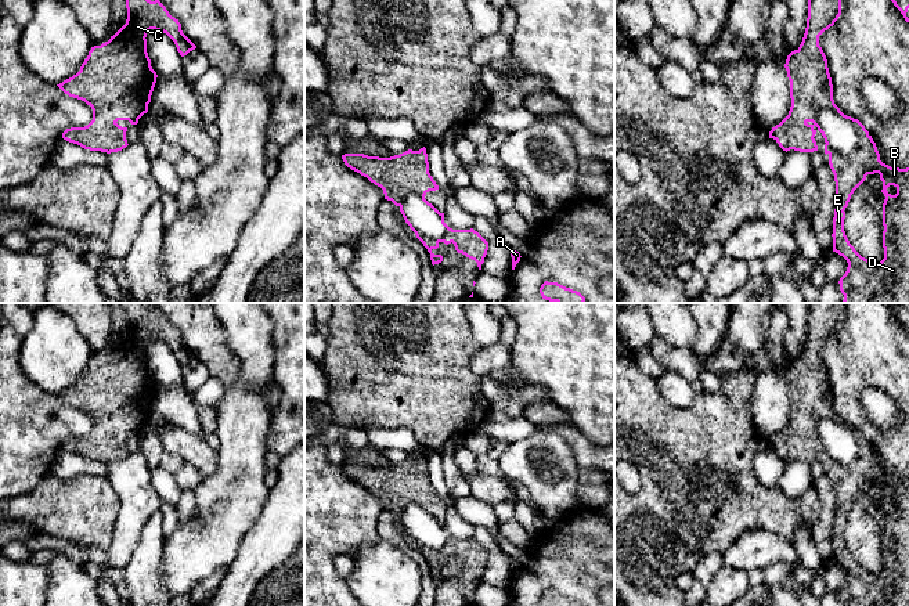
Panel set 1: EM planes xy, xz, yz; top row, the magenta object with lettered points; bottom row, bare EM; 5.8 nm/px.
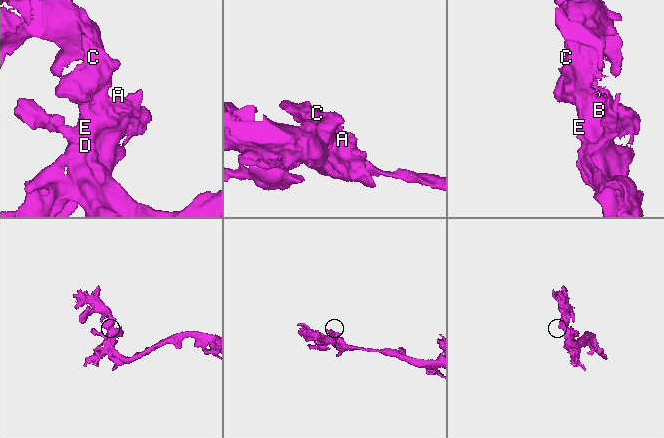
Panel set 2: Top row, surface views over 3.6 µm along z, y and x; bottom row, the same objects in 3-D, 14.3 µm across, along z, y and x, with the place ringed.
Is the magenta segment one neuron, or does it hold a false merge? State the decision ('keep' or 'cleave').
keep

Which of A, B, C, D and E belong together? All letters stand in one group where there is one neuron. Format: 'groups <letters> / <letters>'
groups A B C D E

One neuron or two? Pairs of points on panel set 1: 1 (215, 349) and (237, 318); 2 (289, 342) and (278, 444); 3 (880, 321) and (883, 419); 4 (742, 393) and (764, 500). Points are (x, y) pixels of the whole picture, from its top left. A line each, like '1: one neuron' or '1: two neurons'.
1: two neurons
2: one neuron
3: two neurons
4: one neuron

